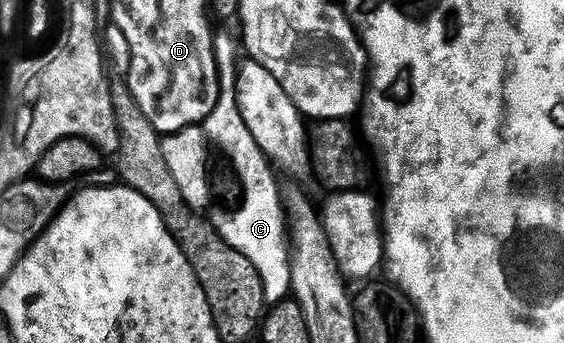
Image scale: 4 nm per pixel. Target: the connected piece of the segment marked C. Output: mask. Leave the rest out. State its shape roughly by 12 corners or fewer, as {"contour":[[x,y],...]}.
{"contour":[[216,36],[221,92],[205,136],[233,162],[245,200],[216,220],[263,281],[293,285],[287,207],[274,164],[237,100],[237,47]]}

